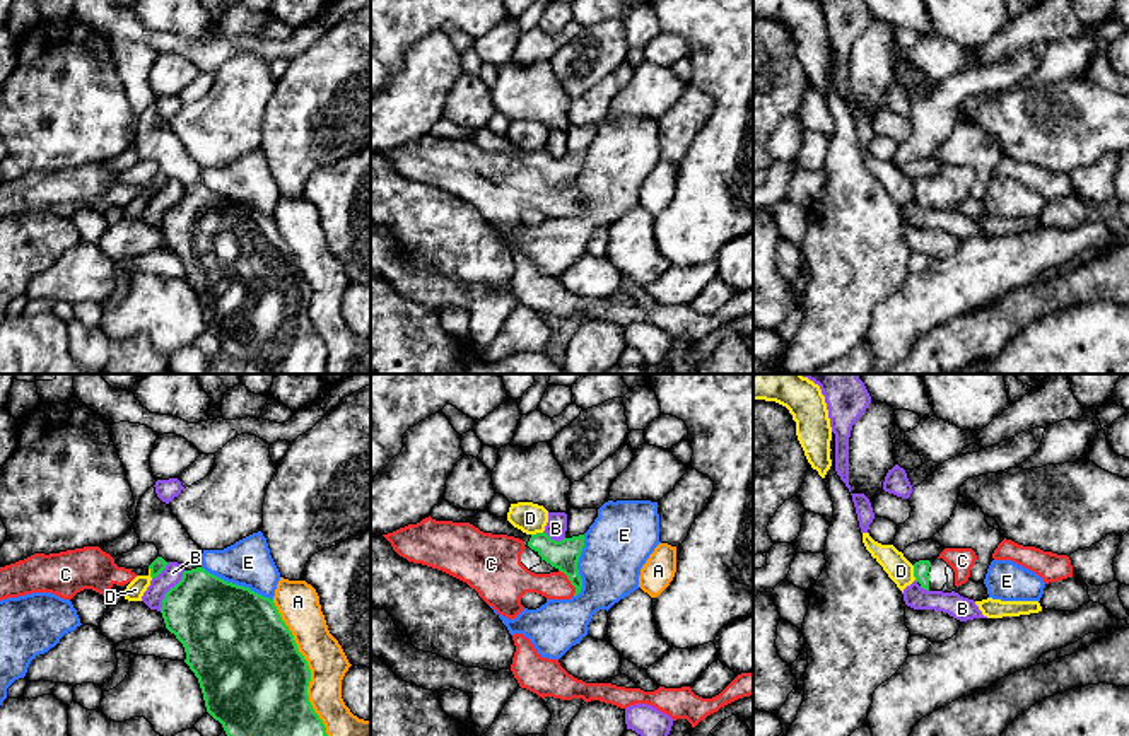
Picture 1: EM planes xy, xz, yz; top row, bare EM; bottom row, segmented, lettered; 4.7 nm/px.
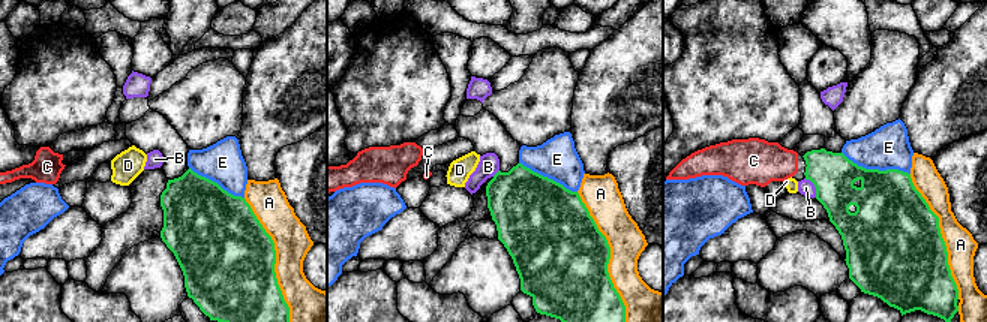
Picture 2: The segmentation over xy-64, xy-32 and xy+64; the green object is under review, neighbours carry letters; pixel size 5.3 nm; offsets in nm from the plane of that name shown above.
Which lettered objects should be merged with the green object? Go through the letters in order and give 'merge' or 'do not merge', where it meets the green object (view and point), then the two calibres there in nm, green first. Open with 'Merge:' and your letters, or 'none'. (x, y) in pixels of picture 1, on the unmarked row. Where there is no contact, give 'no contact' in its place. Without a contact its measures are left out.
Merge: C
A: do not merge; contact xy (310, 296); calibres 480 and 180 nm
B: do not merge; contact xy (168, 209); calibres 380 and 90 nm
C: merge; contact xz (571, 200); calibres 140 and 140 nm
D: do not merge; contact yz (914, 190); calibres 80 and 120 nm
E: do not merge; contact xy (236, 202); calibres 480 and 220 nm

